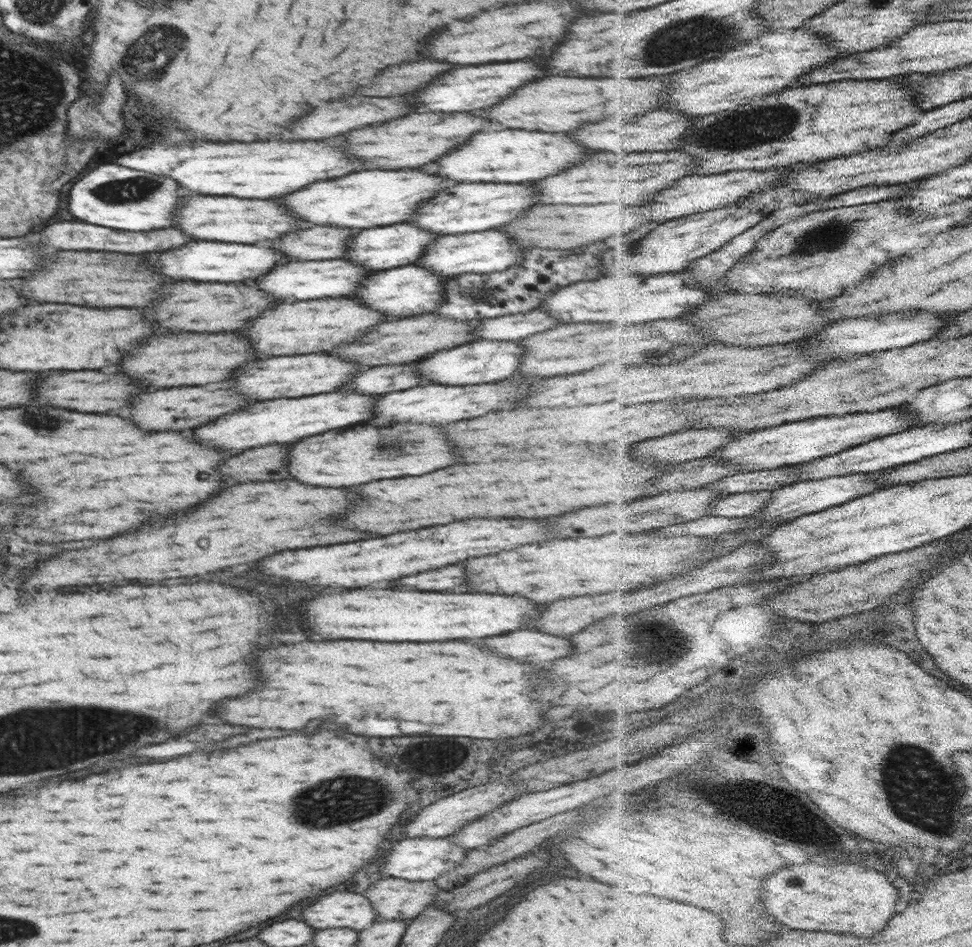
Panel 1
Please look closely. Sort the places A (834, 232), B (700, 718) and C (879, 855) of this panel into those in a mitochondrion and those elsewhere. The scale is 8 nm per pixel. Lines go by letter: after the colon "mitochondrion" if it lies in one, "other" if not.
A: mitochondrion
B: other
C: other

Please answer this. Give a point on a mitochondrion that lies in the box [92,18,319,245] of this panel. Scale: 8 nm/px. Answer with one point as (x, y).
(143, 188)

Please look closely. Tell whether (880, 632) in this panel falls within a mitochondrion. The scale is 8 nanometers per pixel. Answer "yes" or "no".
no

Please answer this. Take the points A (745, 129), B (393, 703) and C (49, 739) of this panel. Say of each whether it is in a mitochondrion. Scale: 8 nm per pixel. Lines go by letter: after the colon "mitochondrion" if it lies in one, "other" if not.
A: mitochondrion
B: other
C: mitochondrion

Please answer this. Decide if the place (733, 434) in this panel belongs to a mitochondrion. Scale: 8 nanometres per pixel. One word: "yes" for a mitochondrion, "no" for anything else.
no

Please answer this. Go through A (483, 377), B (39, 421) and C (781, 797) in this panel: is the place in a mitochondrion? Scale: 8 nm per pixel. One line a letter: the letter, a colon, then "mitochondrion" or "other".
A: other
B: mitochondrion
C: mitochondrion

